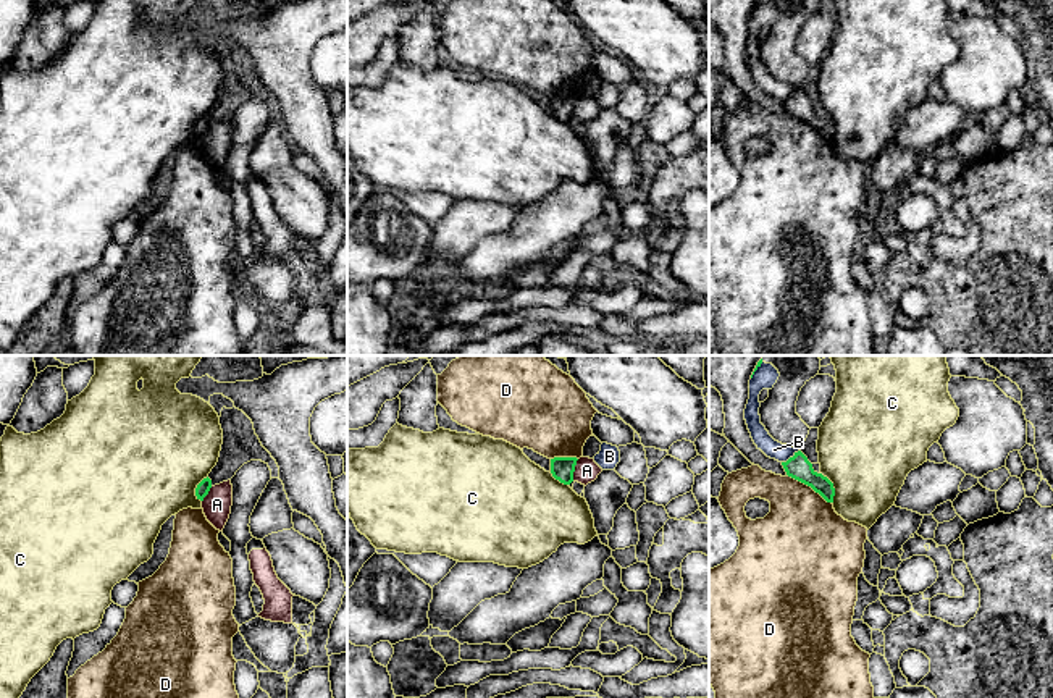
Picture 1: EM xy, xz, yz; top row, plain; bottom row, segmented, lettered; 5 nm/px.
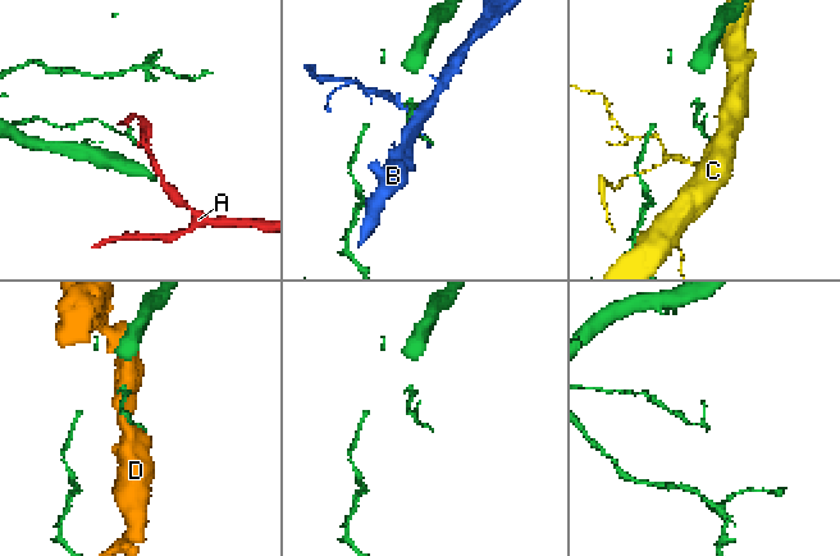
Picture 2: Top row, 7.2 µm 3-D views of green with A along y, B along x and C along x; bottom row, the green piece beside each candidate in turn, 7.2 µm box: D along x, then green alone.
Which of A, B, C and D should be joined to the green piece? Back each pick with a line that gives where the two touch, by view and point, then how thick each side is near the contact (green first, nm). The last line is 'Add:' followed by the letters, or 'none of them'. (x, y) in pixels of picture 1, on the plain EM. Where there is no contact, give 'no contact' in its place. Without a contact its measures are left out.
Add: none of them

